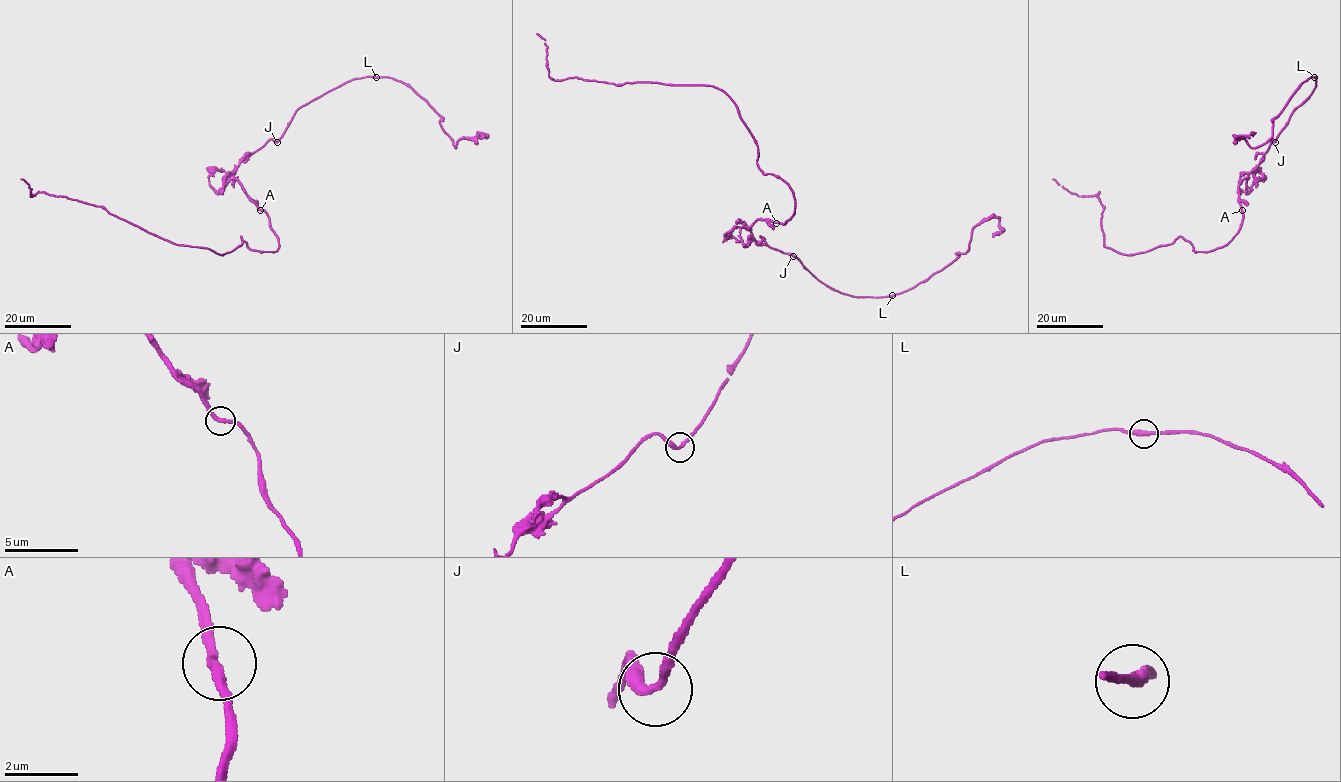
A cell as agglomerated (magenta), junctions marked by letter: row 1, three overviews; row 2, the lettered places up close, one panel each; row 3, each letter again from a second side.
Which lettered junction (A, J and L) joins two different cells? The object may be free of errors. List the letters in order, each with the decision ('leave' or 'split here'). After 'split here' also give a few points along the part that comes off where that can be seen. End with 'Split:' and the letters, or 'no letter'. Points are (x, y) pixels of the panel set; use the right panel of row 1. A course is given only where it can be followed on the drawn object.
A: leave
J: leave
L: leave
Split: no letter

